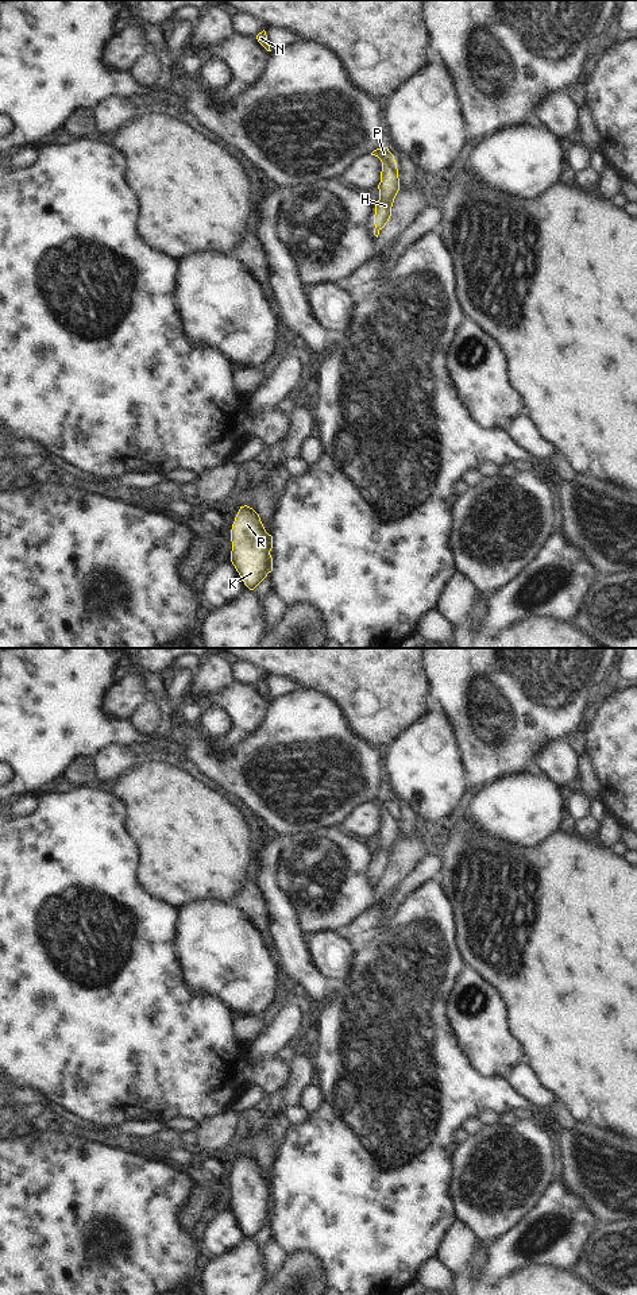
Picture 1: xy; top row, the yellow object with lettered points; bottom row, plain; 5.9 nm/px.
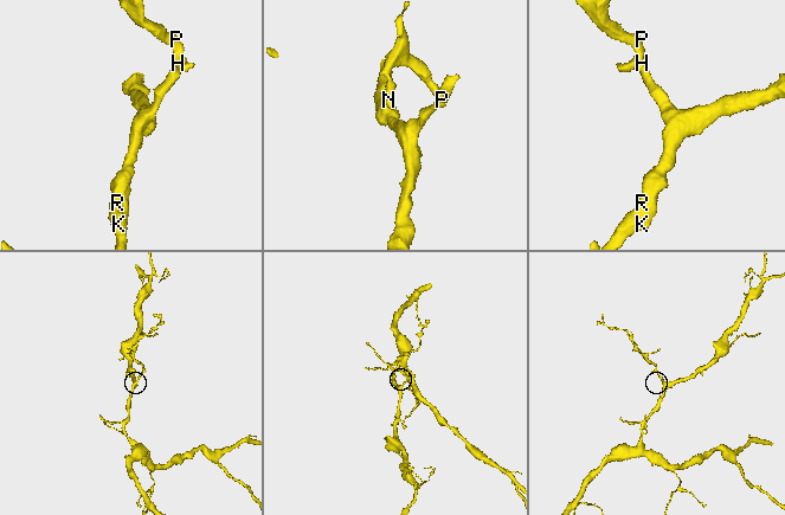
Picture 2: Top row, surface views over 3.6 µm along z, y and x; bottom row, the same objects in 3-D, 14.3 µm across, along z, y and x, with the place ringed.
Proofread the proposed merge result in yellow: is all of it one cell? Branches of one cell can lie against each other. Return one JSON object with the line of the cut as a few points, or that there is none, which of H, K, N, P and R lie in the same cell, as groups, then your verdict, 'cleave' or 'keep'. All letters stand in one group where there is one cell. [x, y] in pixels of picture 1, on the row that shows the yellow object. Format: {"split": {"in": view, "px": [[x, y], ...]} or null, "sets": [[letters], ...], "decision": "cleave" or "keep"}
{"split": null, "sets": [["H", "K", "N", "P", "R"]], "decision": "keep"}

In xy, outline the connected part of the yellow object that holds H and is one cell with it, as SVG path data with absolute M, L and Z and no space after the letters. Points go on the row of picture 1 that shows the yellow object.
M387 147L377 149L371 155L378 157L382 162L381 182L378 185L379 200L375 205L374 215L374 235L378 238L379 231L386 226L391 216L391 207L399 190L399 178L397 162Z

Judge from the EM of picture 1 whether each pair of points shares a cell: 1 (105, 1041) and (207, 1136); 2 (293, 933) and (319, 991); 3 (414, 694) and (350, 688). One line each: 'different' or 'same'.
1: different
2: same
3: same

